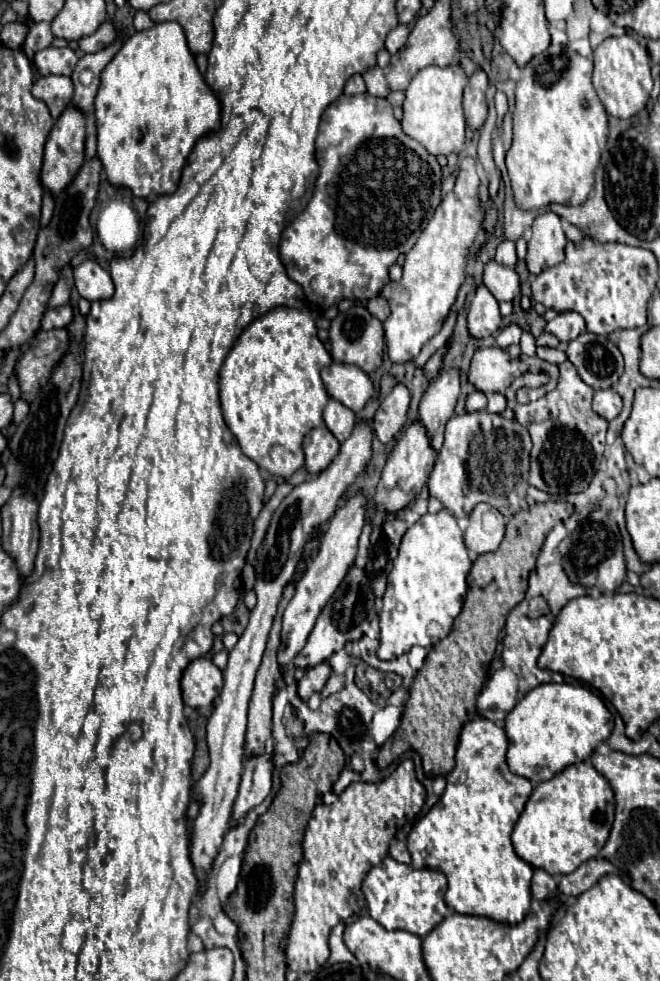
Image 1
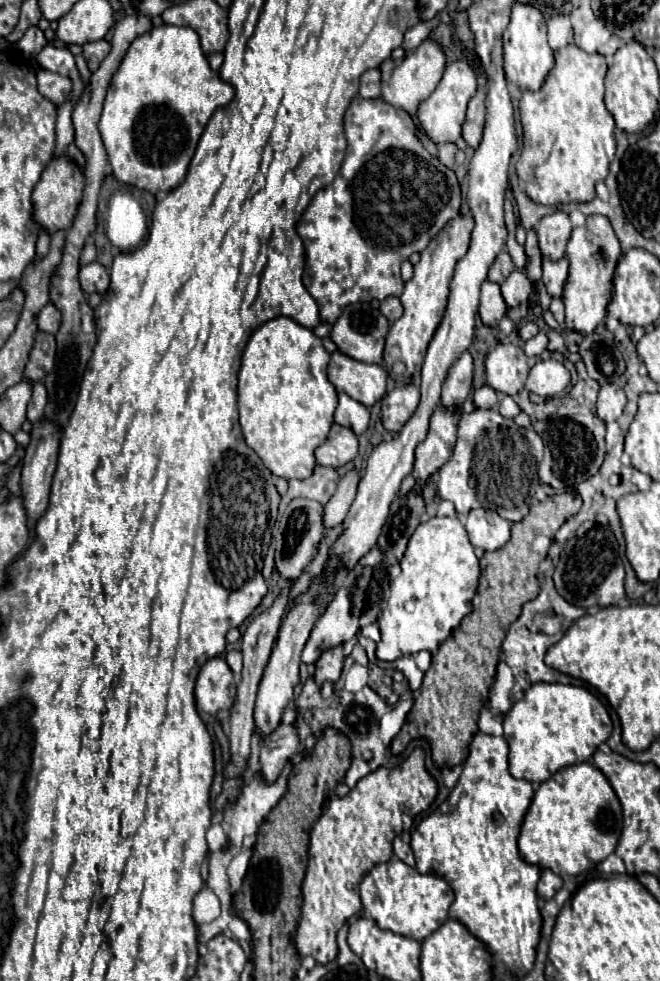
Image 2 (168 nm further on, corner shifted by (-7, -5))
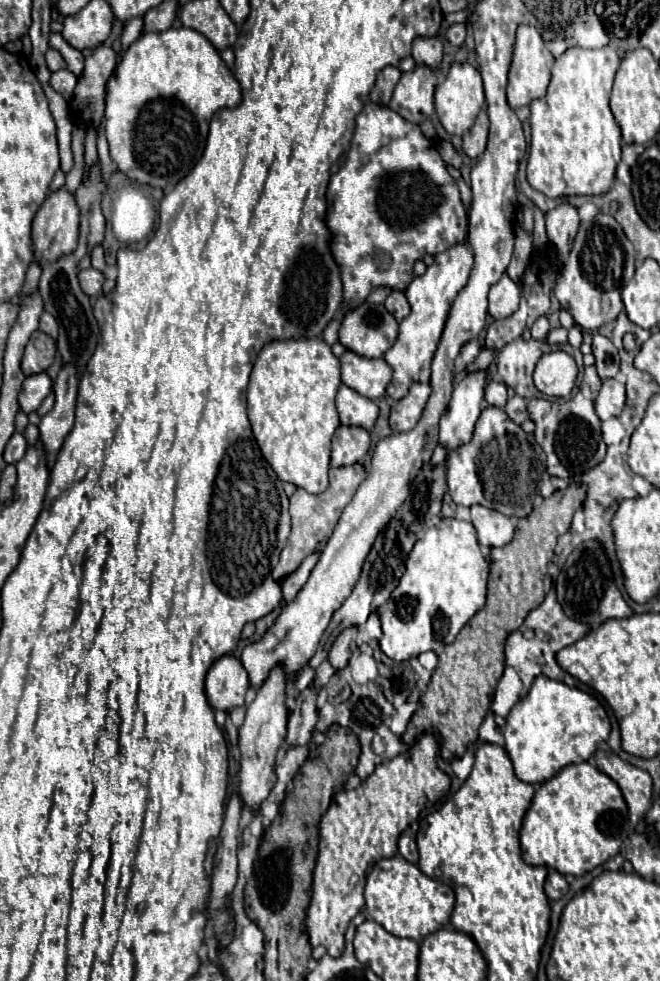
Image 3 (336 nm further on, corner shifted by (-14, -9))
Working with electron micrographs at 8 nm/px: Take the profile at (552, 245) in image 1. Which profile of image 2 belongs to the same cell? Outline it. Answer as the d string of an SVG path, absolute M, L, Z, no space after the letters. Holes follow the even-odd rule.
M557 210L549 216L543 216L543 220L537 226L539 236L539 248L543 256L551 260L559 260L565 254L567 240L571 236L571 220L565 212Z

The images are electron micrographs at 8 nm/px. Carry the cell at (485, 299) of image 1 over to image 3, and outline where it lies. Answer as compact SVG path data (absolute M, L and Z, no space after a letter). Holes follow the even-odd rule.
M506 274L490 288L488 294L488 314L494 320L504 320L506 316L514 314L518 310L518 300L520 300L520 286L512 282Z

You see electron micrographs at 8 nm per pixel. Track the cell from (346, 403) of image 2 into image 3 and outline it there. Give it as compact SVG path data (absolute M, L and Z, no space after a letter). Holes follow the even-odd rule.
M340 384L338 388L336 408L340 414L340 424L344 426L360 426L364 430L370 430L378 418L376 402L360 396L346 384Z

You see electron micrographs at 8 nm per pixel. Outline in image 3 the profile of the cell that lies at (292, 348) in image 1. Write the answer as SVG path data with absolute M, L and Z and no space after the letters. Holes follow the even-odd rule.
M290 338L272 340L258 354L248 382L248 418L254 438L266 462L274 468L282 482L304 488L310 494L320 494L328 486L330 438L340 426L334 396L340 386L340 362L322 338Z

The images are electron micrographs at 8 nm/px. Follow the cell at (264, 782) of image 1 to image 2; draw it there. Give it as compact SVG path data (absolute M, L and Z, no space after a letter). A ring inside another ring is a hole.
M279 724L275 732L271 732L261 742L261 776L273 782L287 760L297 752L299 734L293 724Z

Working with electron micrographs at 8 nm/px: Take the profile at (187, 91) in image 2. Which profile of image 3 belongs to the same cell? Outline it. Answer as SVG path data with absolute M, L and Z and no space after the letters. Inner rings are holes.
M168 28L164 32L142 34L126 50L120 66L108 82L106 138L110 158L130 180L162 190L174 188L202 158L214 112L222 108L236 108L240 102L242 90L238 80L226 68L218 50L200 32L190 28Z

